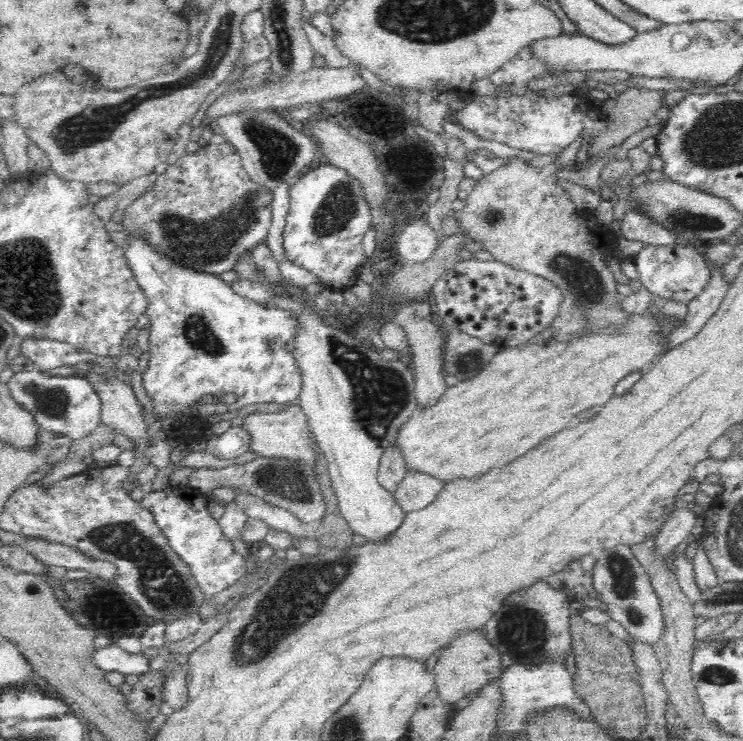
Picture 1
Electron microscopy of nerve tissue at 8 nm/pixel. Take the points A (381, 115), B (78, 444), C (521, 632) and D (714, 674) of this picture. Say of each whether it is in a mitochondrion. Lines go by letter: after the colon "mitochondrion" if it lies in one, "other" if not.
A: other
B: other
C: mitochondrion
D: mitochondrion

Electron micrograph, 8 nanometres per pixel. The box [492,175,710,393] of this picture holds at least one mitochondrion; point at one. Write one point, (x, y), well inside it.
(584, 281)

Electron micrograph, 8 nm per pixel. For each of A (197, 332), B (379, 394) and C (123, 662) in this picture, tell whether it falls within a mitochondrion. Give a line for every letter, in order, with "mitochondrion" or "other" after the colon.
A: mitochondrion
B: mitochondrion
C: other

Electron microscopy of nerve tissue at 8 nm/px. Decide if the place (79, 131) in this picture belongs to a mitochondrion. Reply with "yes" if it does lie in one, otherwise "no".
yes

